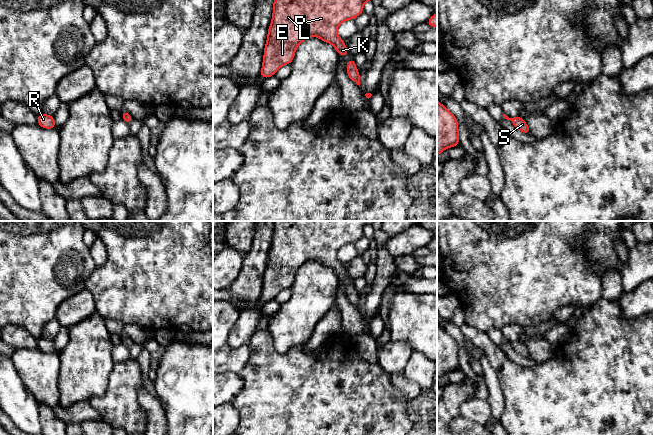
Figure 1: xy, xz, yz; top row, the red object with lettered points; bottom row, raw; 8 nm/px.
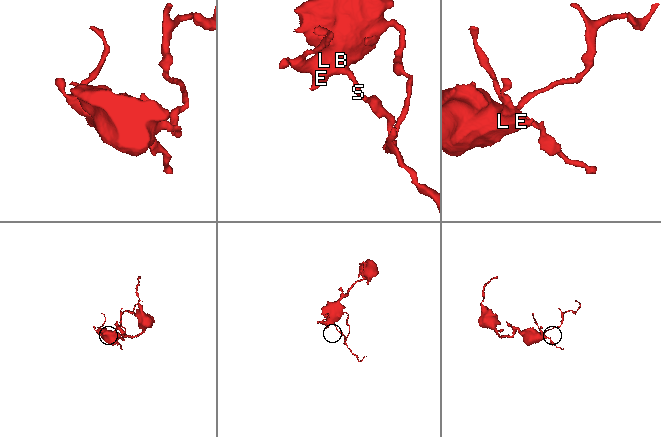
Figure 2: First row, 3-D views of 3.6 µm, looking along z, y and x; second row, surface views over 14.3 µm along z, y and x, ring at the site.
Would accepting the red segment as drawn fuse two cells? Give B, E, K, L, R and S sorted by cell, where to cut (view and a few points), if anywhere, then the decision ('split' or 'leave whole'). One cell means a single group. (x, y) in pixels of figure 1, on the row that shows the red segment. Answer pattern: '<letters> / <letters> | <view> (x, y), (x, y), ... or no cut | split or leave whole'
B E K L R S | no cut | leave whole

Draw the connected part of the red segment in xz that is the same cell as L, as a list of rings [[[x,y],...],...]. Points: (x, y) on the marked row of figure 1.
[[[274,0],[260,76],[269,78],[282,66],[291,64],[297,47],[311,36],[330,43],[340,57],[349,54],[344,40],[337,35],[337,27],[363,13],[367,1],[371,0]]]

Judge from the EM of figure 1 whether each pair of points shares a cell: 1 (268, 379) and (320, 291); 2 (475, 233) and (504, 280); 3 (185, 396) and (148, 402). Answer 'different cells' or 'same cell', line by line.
1: different cells
2: same cell
3: different cells

